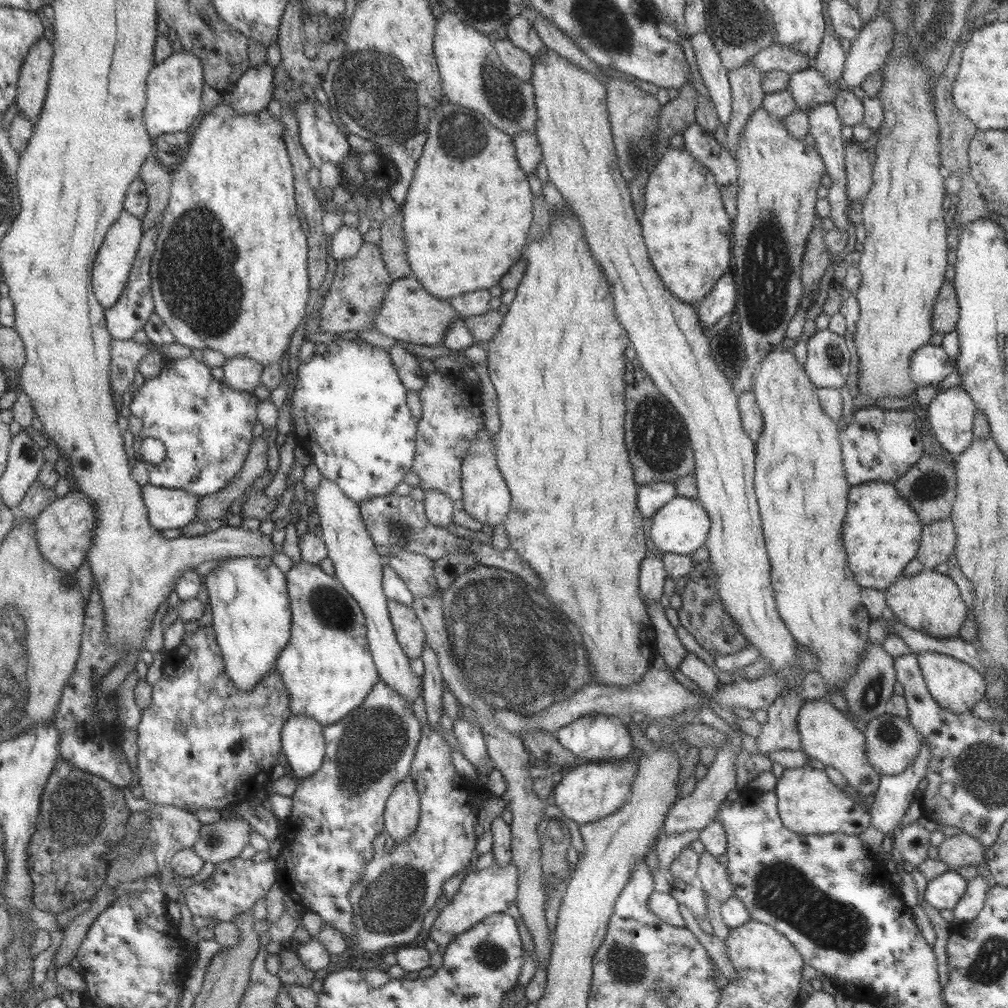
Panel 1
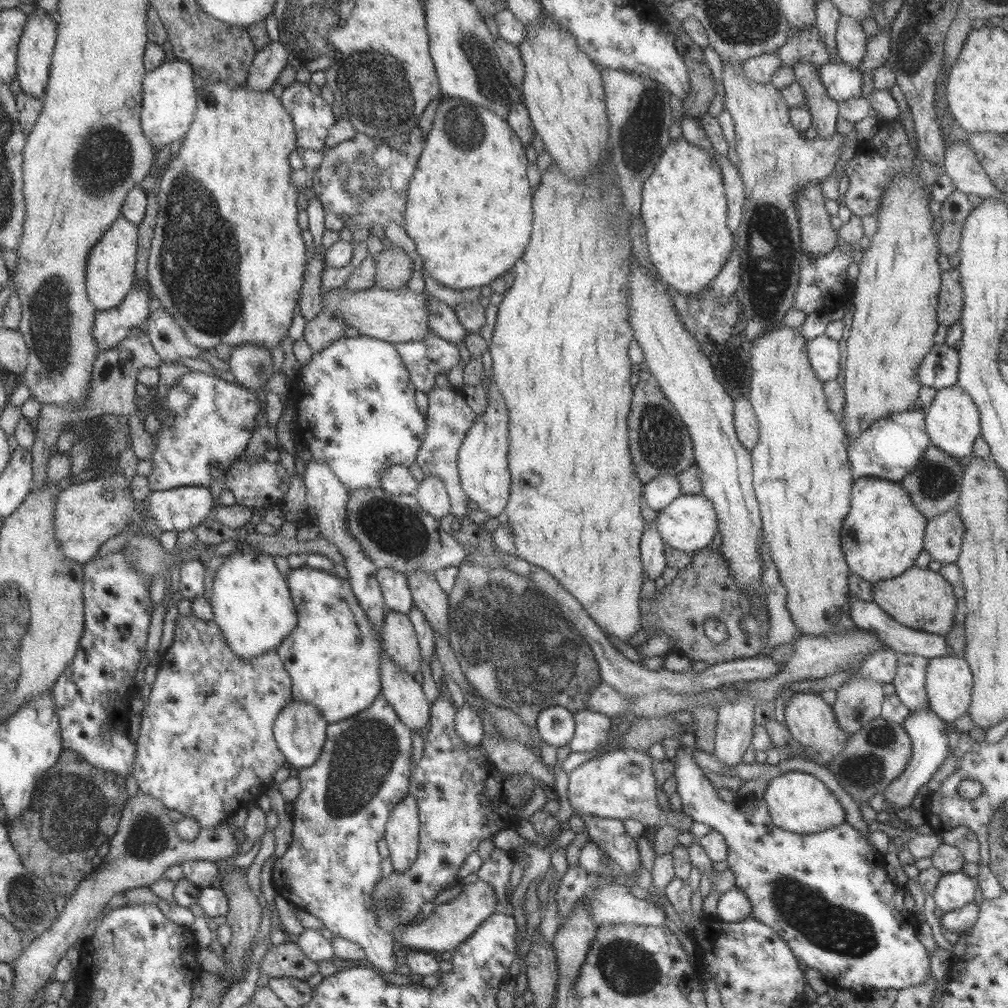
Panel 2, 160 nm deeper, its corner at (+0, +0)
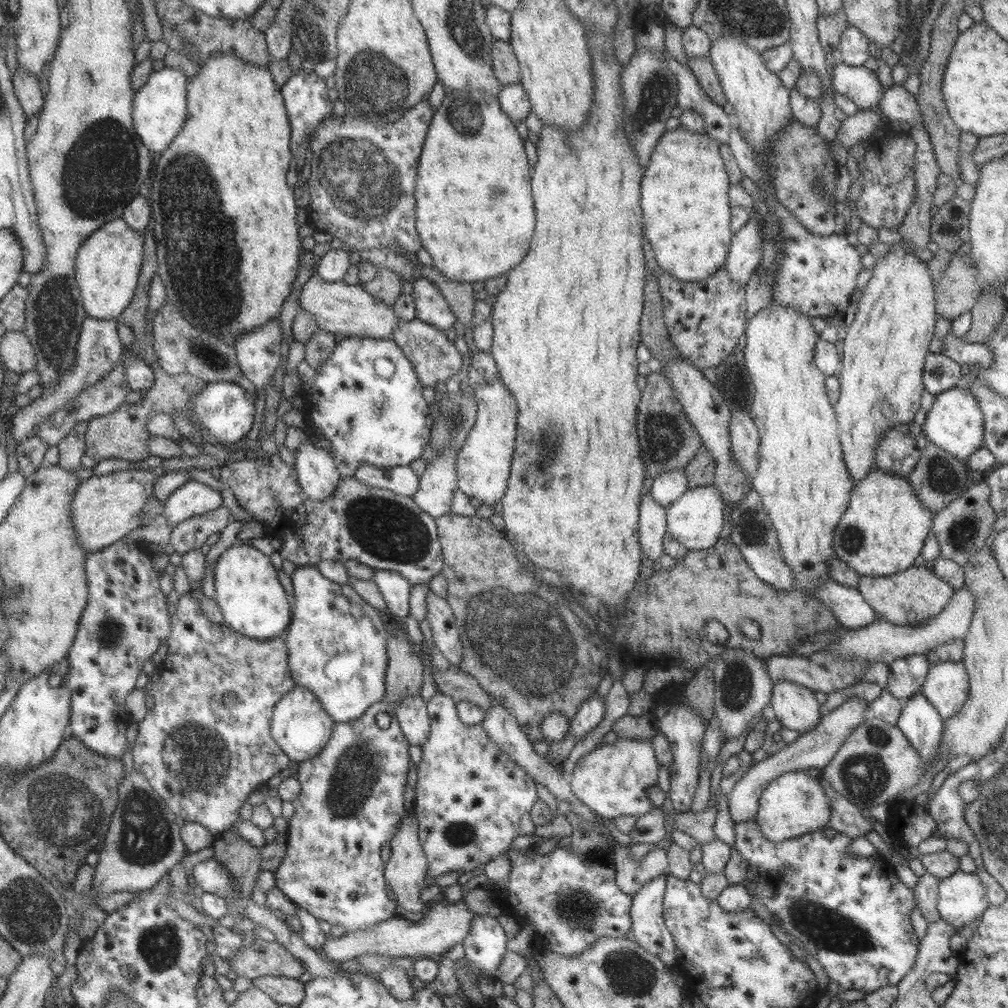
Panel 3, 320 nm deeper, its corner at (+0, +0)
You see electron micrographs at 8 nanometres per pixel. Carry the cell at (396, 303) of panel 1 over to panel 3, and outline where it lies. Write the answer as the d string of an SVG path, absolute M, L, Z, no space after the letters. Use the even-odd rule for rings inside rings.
M314 271L306 283L301 286L297 303L301 311L311 314L319 330L333 335L391 339L393 330L397 328L397 322L401 322L401 319L396 318L393 313L393 306L389 307L373 298L372 295L363 291L360 284L347 285L343 280L325 282Z

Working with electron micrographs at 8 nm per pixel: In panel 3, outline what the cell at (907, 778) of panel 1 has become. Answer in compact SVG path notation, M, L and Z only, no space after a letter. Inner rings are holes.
M922 693L906 700L894 725L904 734L924 765L931 766L940 745L944 723Z

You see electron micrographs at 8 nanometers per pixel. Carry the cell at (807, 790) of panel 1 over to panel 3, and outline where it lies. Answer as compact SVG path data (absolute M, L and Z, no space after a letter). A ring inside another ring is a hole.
M803 771L787 772L771 781L761 792L754 817L761 837L769 842L781 843L826 827L831 811L830 802L819 781L819 778L811 778Z

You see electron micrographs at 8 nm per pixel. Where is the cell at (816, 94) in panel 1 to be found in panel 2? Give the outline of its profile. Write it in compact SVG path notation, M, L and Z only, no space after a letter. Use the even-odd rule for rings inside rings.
M825 63L818 67L818 77L829 98L840 102L849 98L861 97L861 73L853 67Z

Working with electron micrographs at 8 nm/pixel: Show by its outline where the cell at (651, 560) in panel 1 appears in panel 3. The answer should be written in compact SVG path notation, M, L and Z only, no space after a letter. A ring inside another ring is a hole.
M649 494L640 496L638 504L638 541L640 550L654 561L664 554L662 538L666 535L666 509Z

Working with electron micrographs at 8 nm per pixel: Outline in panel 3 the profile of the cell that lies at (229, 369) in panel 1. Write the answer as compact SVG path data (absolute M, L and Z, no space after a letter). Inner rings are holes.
M278 318L267 322L265 326L259 326L255 330L239 332L234 336L234 350L236 354L237 366L241 374L250 380L257 391L262 391L273 378L275 369L282 364L279 355L279 346L281 346L281 324Z

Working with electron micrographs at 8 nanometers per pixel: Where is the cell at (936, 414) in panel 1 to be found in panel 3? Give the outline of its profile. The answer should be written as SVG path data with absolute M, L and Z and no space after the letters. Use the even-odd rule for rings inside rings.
M958 385L934 396L932 407L926 412L922 434L934 446L964 462L972 452L982 447L983 424L983 415L973 393Z

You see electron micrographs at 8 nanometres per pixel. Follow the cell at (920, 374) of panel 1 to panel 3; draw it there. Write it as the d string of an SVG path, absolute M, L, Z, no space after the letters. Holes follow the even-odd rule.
M929 353L924 361L922 385L924 392L935 396L941 391L961 385L963 368L938 353Z

